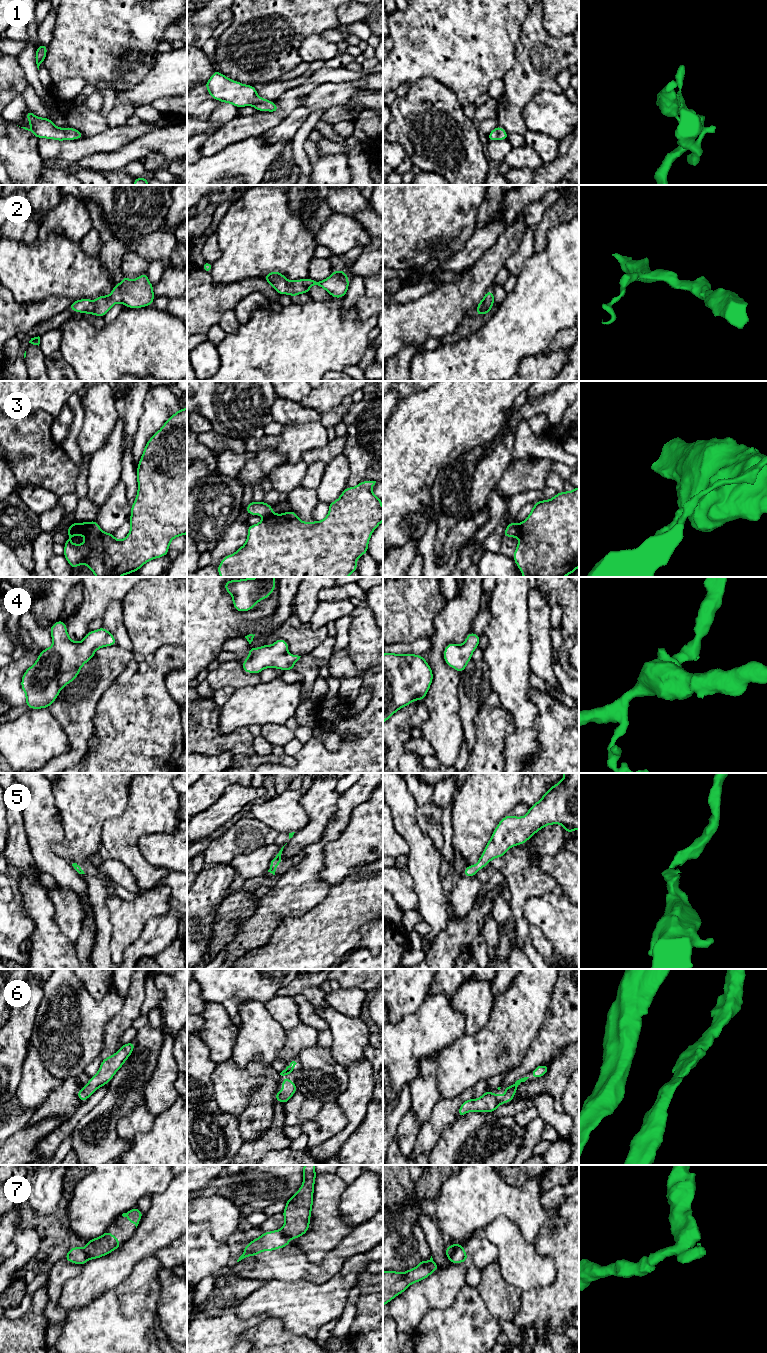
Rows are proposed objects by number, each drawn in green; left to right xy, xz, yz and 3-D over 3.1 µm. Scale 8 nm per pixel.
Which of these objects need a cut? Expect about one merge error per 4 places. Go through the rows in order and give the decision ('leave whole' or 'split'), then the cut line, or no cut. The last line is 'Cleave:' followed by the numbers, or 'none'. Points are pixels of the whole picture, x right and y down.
1: leave whole; cut none
2: leave whole; cut none
3: split; cut yz (517, 524), (518, 536)
4: leave whole; cut none
5: leave whole; cut none
6: leave whole; cut none
7: split; cut yz (457, 1243), (447, 1257)
Cleave: 3, 7

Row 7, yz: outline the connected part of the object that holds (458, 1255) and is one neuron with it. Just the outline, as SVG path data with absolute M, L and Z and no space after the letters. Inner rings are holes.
M460 1243L456 1244L454 1250L448 1257L448 1260L450 1263L462 1263L468 1261L466 1251Z

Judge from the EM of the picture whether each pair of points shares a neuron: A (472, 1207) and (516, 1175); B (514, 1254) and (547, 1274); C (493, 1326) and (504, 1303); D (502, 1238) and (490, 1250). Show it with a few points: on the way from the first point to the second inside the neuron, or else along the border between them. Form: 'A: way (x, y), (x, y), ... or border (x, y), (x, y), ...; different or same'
A: border (499, 1175), (514, 1186), (520, 1186), (530, 1179); different
B: way (522, 1262), (530, 1270), (539, 1271); same
C: border (483, 1299), (489, 1312), (499, 1321); different
D: border (481, 1234), (496, 1247), (497, 1260); different

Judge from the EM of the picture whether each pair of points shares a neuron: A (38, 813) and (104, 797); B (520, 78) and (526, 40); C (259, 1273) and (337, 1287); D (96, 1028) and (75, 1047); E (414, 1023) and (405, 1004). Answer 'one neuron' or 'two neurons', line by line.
A: two neurons
B: one neuron
C: two neurons
D: one neuron
E: two neurons

